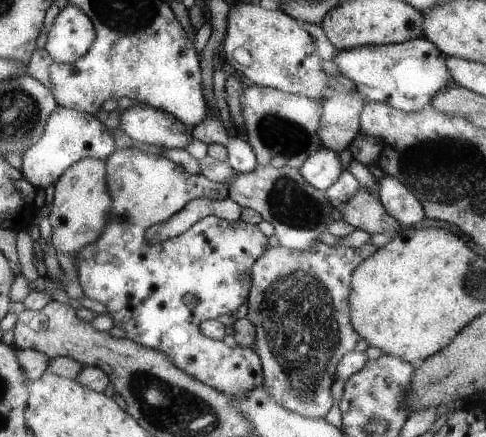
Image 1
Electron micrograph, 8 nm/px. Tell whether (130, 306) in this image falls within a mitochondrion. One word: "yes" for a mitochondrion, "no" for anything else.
no

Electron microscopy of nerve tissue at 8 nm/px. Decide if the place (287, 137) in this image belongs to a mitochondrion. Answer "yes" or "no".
yes

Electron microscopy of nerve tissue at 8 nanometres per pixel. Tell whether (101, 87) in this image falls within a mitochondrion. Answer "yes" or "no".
no

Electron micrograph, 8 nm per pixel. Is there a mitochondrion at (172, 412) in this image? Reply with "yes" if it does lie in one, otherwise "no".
yes

